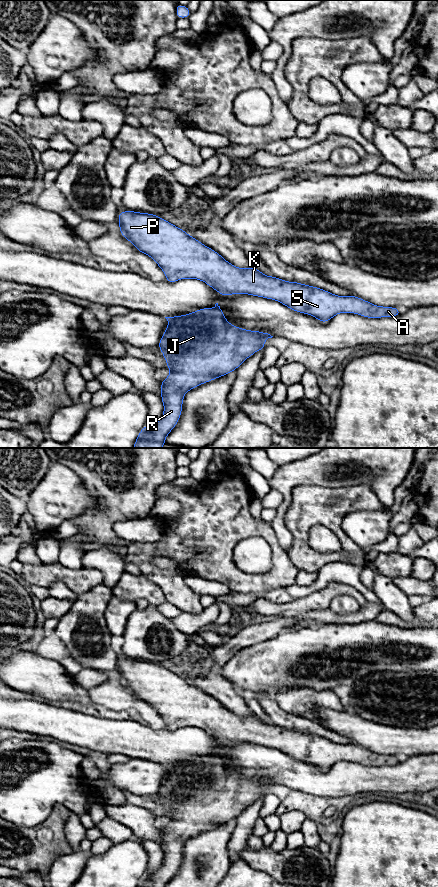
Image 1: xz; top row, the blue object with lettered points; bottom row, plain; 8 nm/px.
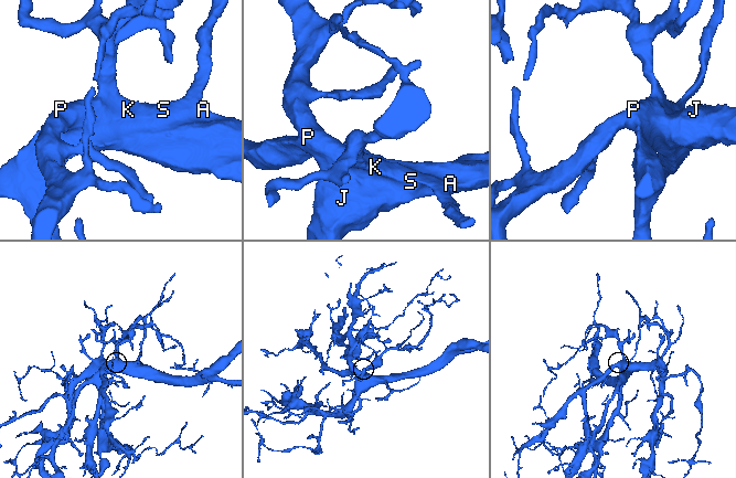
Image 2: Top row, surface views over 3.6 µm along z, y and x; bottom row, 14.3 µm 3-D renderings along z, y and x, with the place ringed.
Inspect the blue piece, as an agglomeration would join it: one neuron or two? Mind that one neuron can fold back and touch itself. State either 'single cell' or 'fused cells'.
single cell

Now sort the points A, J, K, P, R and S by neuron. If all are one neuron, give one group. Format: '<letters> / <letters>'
A J K P R S

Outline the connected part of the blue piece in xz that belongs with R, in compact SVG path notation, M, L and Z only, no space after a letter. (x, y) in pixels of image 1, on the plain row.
M218 751L214 756L202 756L193 761L165 766L168 774L158 792L167 810L165 815L171 817L167 826L160 829L164 860L158 870L152 874L145 873L137 887L166 887L179 869L183 846L189 838L236 819L247 806L266 795L266 787L273 785L265 780L233 774L224 765Z

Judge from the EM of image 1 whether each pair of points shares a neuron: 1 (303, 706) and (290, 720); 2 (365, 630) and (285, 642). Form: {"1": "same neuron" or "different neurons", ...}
{"1": "different neurons", "2": "same neuron"}

